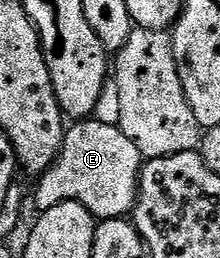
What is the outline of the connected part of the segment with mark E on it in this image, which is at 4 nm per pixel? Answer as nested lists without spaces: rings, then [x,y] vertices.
[[[96,119],[73,123],[65,131],[64,145],[56,156],[56,163],[39,181],[40,189],[34,192],[34,204],[36,200],[40,212],[67,200],[77,200],[101,221],[127,217],[136,207],[142,167],[139,148],[115,123]]]

